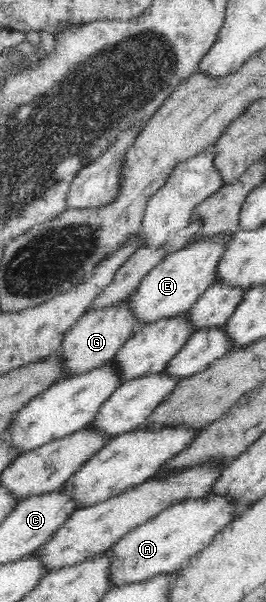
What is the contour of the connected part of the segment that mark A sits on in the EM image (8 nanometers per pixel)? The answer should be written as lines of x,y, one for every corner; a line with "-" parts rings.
204,497
197,500
186,500
161,511
150,521
132,528
132,531
129,531
108,550
109,581
111,585
124,586
144,582
147,579
154,578
155,575
163,574
164,572
174,573
177,569
185,567
192,556
209,546
217,532
231,524
248,507
250,505
237,505
236,502
229,501
228,497

